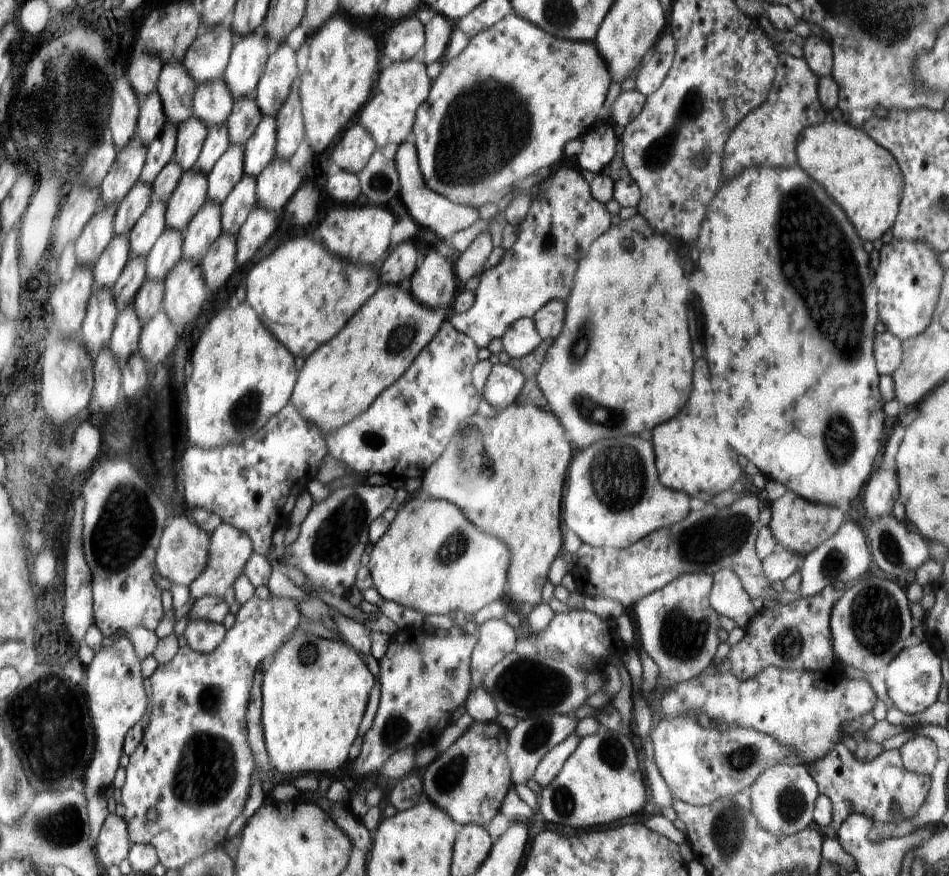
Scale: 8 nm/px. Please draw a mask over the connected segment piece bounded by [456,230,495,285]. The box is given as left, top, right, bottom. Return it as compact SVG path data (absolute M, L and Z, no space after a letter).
M486 230L486 232L482 232L464 252L456 255L456 260L458 261L456 270L458 271L458 278L462 280L463 285L465 285L472 276L481 274L488 256L494 248L490 232Z

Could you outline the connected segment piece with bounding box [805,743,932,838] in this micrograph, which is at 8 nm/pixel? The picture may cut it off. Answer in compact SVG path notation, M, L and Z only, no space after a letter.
M844 743L838 744L824 758L805 764L817 781L821 794L828 796L832 802L832 822L824 830L827 838L837 838L842 822L856 812L881 827L884 823L890 825L898 824L898 820L908 820L920 811L929 796L931 775L906 770L898 748L882 751L872 762L842 760L842 754L846 752L848 747Z

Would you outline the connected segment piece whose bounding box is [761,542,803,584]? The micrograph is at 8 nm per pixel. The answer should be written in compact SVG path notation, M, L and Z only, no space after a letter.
M777 542L774 552L761 560L762 572L764 572L768 582L772 584L782 583L782 580L786 580L788 576L792 576L798 570L798 564L802 559L798 554L792 554L786 550L785 546Z

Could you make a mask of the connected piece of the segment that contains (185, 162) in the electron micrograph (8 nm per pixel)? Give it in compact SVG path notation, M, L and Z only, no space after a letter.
M196 115L179 126L176 159L184 170L192 170L197 166L208 135L209 128L206 122L202 122Z

